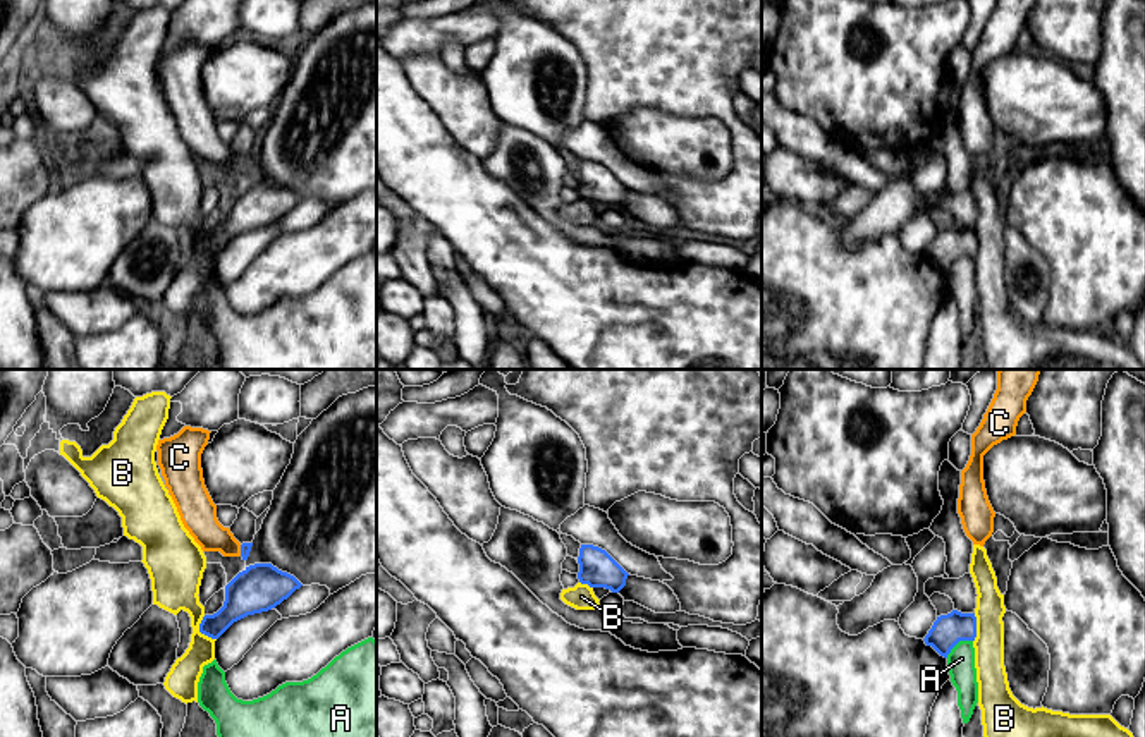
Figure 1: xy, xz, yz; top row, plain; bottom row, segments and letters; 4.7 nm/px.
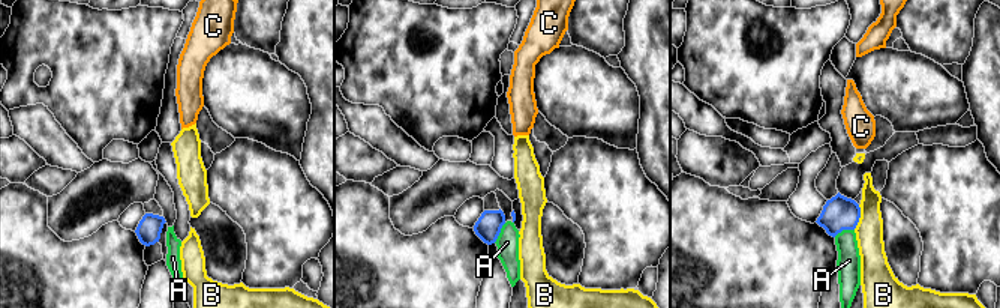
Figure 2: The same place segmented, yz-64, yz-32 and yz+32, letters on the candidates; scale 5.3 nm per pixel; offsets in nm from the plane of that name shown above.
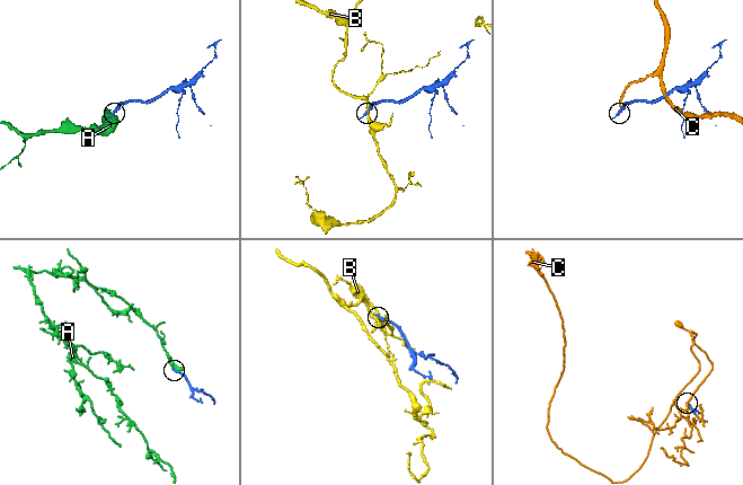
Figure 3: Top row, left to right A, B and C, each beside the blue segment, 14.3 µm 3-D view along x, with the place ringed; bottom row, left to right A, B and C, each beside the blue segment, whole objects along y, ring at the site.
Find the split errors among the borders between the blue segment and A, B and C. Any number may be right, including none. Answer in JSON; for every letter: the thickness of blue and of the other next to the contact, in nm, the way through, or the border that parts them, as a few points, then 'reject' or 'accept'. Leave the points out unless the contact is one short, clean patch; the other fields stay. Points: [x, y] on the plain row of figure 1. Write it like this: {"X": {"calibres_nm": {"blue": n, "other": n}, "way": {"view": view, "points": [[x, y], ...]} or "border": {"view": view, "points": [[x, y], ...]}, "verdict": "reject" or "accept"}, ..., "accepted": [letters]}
{"A": {"calibres_nm": {"blue": 150, "other": 130}, "border": {"view": "yz", "points": [[972, 255], [961, 255], [946, 272]]}, "verdict": "reject"}, "B": {"calibres_nm": {"blue": 160, "other": 220}, "border": {"view": "xy", "points": [[203, 231], [200, 246], [215, 255]]}, "verdict": "reject"}, "C": {"calibres_nm": {"blue": 50, "other": 160}, "way": {"view": "xy", "points": [[246, 162], [241, 165], [229, 162], [200, 131]]}, "verdict": "accept"}, "accepted": ["C"]}

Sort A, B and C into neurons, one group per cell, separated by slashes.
A / B / C

